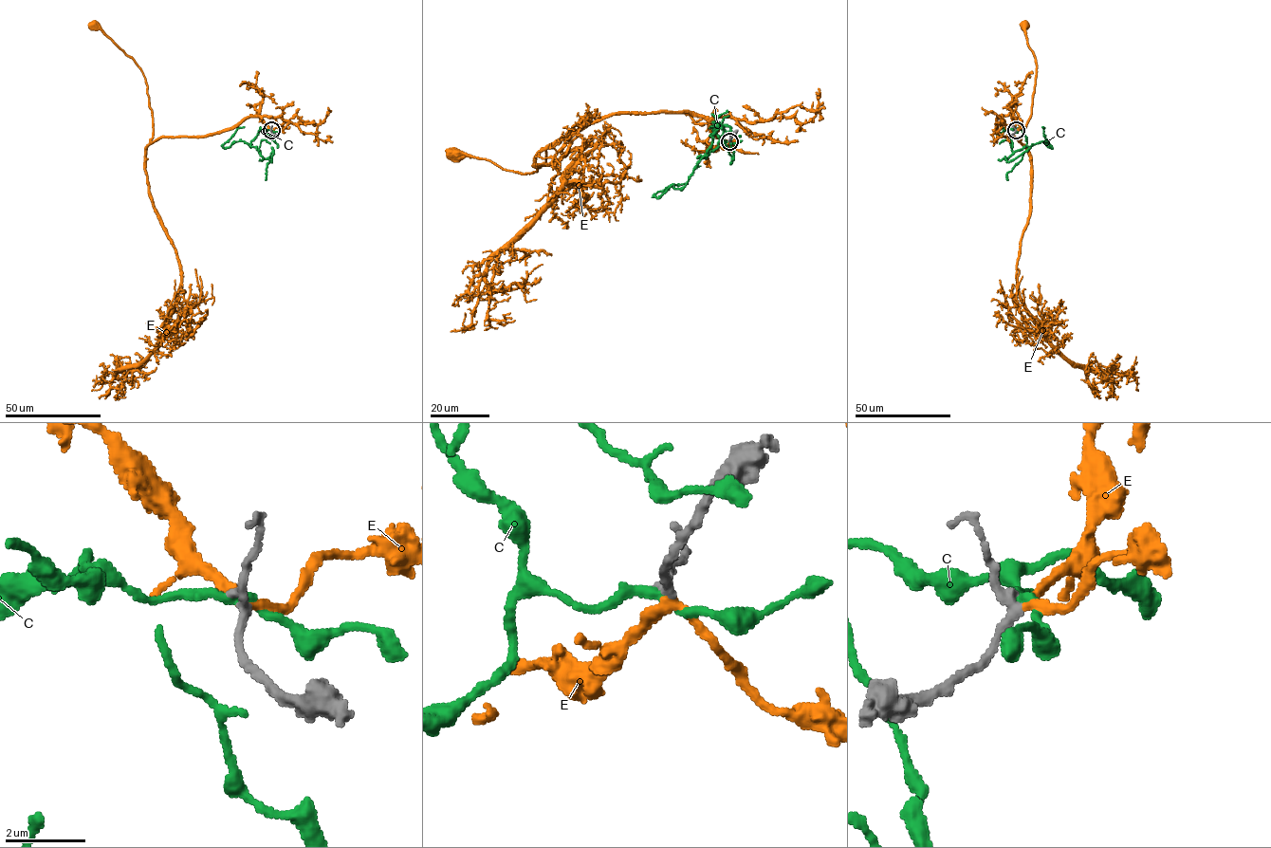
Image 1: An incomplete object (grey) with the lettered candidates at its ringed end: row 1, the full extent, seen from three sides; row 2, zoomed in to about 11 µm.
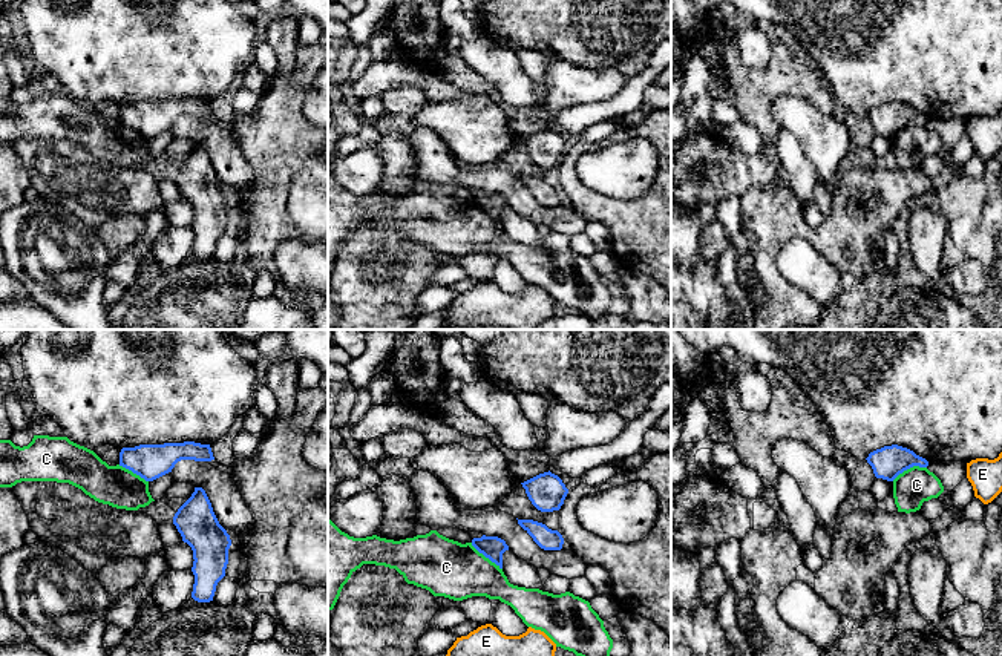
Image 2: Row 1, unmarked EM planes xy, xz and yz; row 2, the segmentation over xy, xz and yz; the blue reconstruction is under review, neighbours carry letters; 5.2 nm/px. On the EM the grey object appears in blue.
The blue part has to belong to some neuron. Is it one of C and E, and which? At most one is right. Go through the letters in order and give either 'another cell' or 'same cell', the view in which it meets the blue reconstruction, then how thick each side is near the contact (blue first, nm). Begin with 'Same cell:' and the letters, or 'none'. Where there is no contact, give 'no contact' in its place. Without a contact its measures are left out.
Same cell: E
C: another cell; meets blue in xz; 120 nm thick on the blue side, 300 nm on the other
E: same cell; no contact

